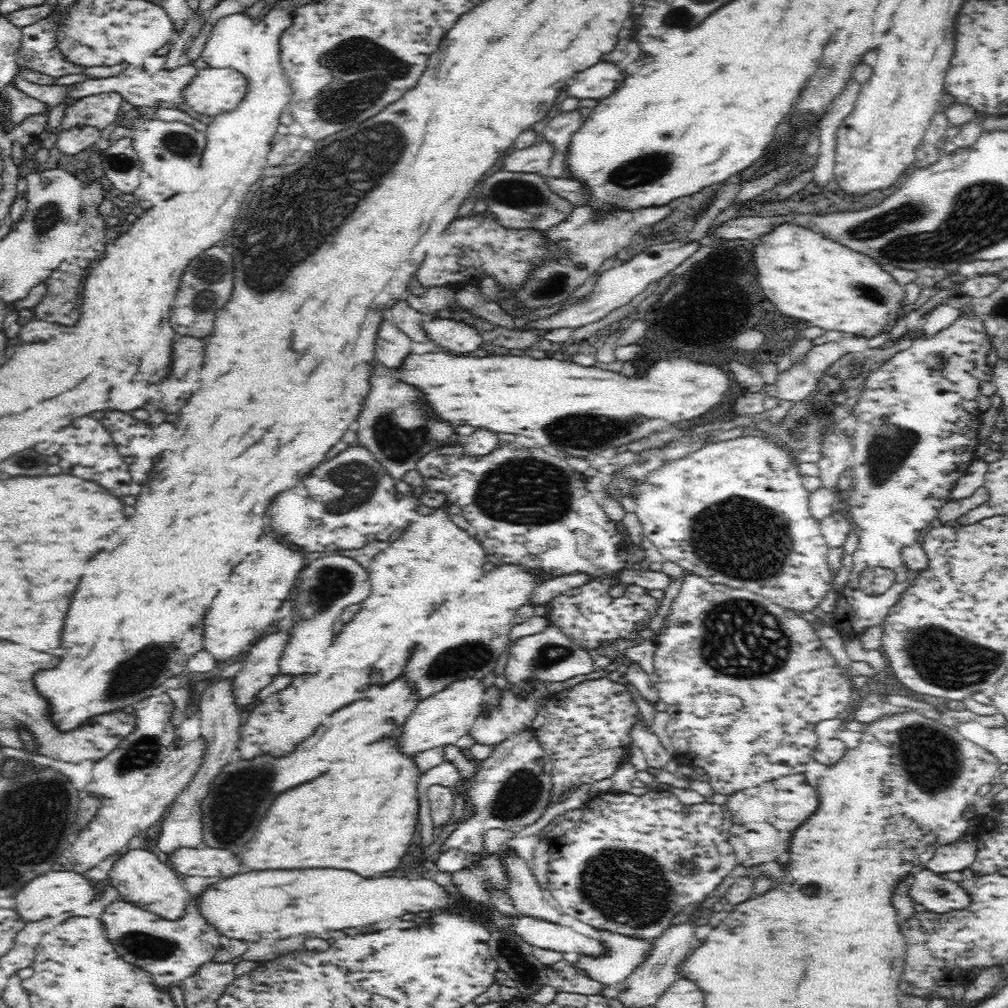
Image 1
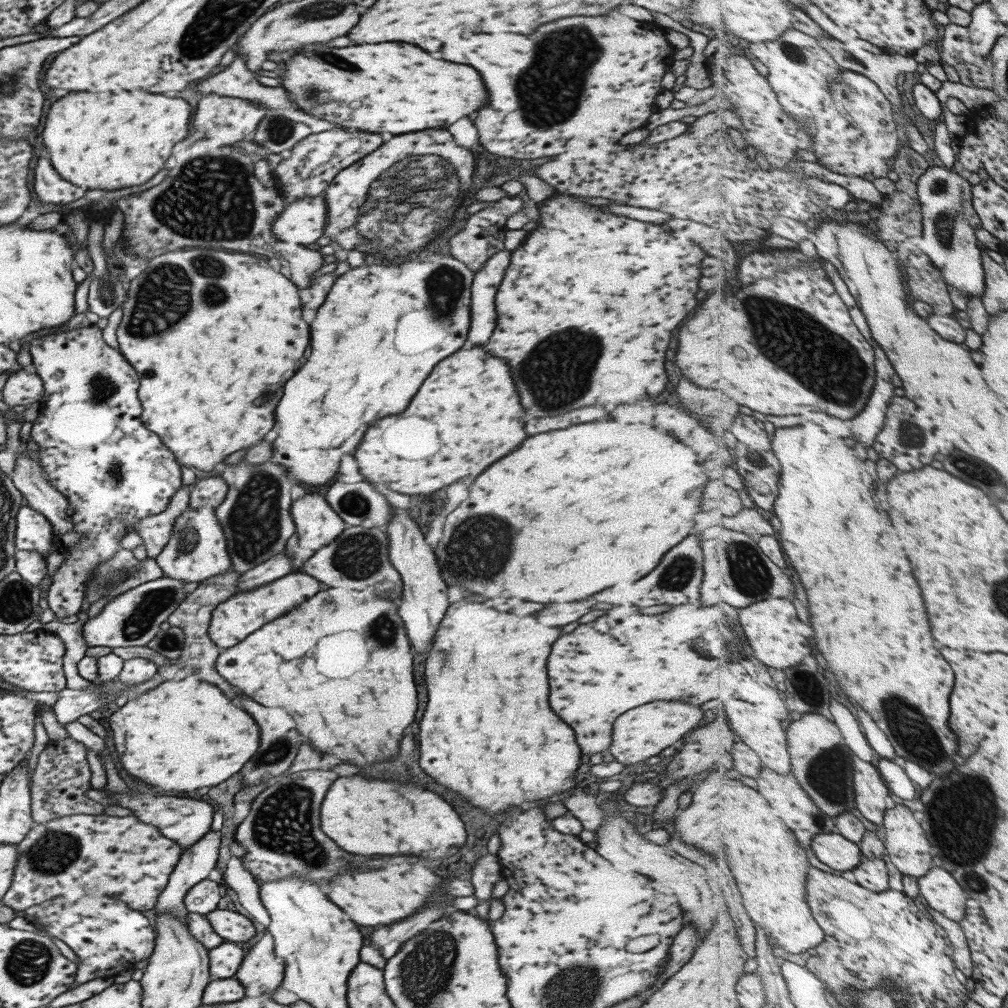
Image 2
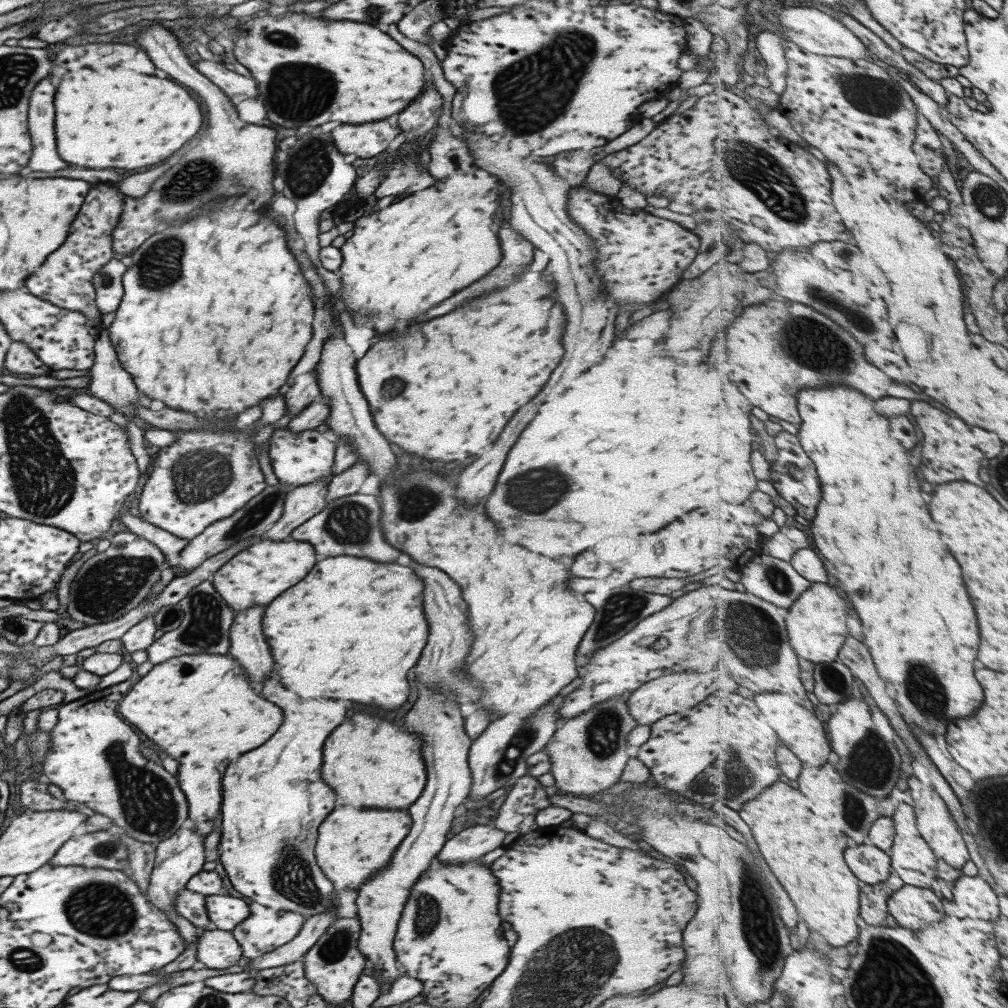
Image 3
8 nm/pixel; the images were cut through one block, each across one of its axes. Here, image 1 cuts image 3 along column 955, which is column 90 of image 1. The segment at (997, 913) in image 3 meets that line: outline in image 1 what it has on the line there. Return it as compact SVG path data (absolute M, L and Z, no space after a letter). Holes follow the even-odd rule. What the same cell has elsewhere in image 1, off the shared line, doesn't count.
M48 870L40 876L36 876L36 880L30 880L28 886L20 888L16 894L14 894L14 900L16 900L16 914L20 916L20 919L28 920L42 920L42 918L48 918L48 916L55 916L60 912L72 912L79 906L89 905L95 896L94 887L84 875L77 873L76 871L54 871Z

